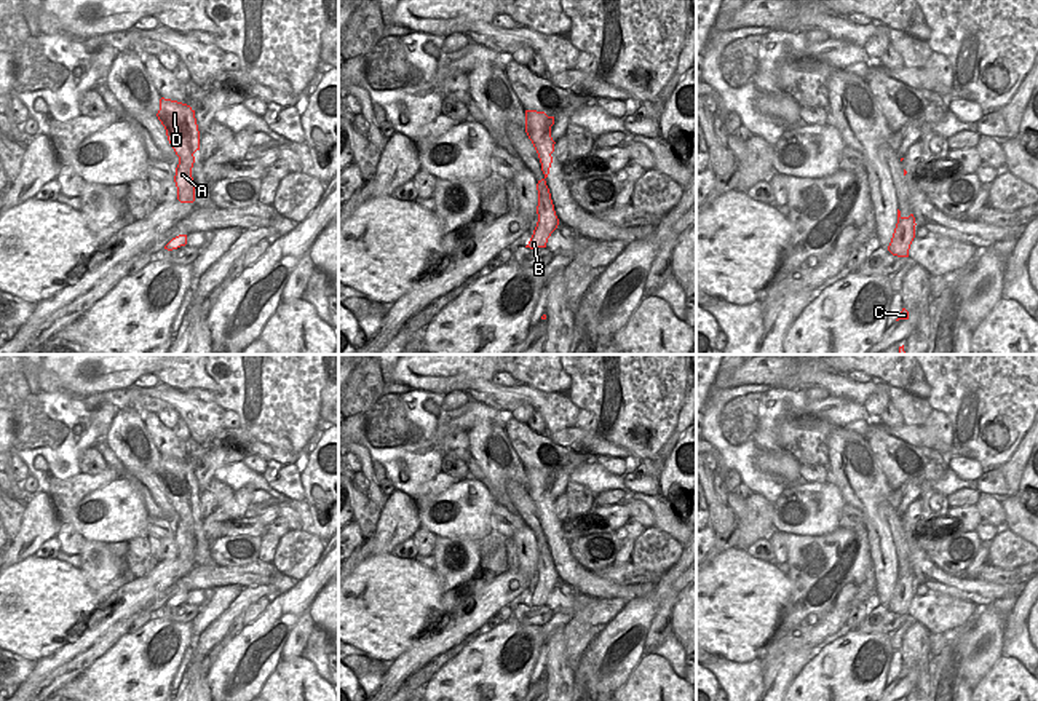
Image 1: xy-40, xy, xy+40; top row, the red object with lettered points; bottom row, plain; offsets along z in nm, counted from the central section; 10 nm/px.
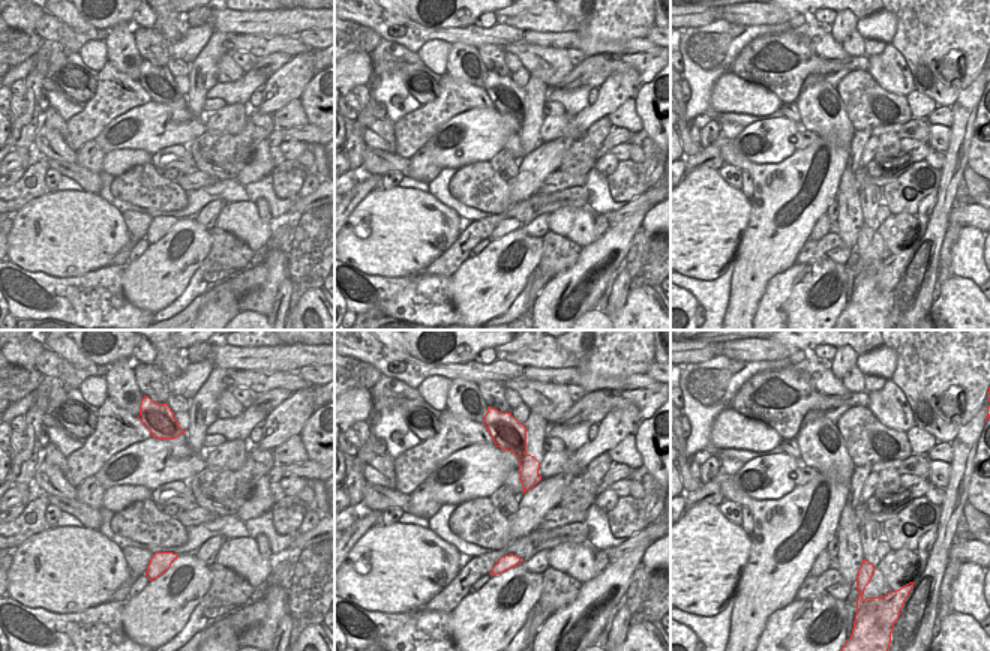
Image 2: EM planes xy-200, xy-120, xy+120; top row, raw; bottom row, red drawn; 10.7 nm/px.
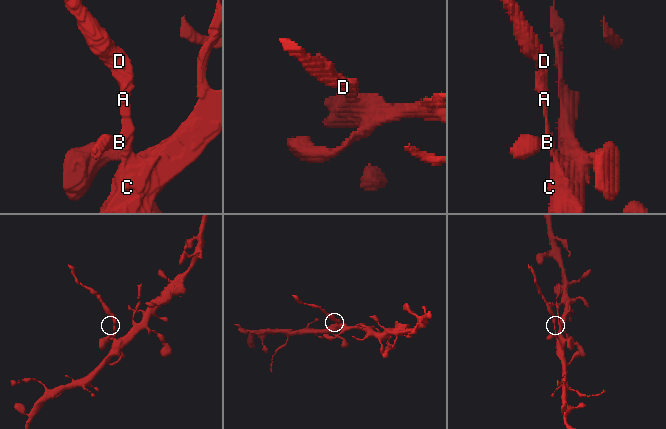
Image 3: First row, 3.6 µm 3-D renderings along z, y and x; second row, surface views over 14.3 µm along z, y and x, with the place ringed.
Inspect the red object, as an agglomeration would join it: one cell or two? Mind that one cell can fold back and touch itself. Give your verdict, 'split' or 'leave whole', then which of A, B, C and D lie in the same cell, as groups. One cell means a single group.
split; groups A D / B C

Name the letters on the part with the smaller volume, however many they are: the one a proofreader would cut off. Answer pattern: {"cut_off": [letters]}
{"cut_off": ["A", "D"]}

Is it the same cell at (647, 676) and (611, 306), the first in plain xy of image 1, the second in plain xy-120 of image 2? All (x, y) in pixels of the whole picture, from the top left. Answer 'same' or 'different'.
different

